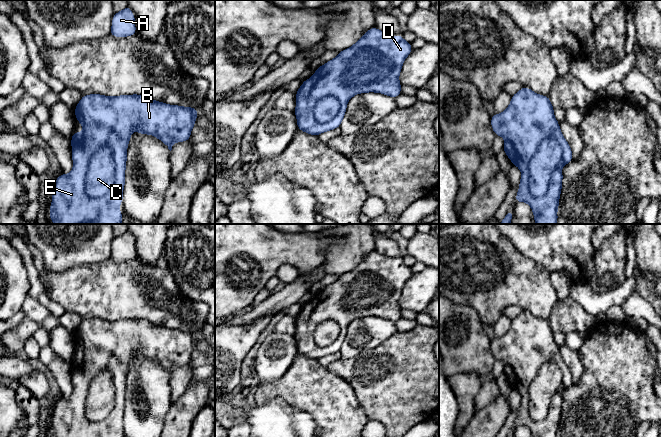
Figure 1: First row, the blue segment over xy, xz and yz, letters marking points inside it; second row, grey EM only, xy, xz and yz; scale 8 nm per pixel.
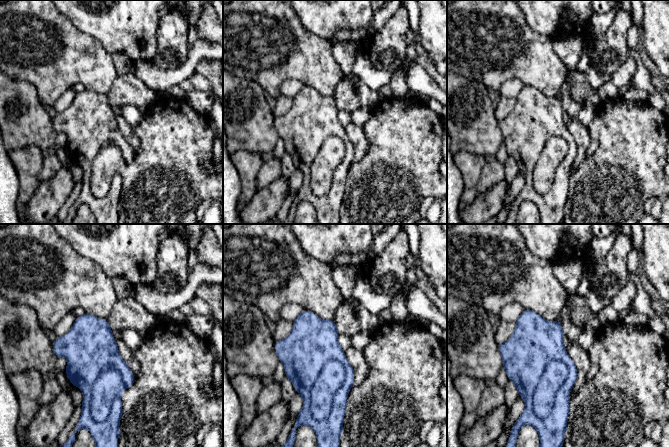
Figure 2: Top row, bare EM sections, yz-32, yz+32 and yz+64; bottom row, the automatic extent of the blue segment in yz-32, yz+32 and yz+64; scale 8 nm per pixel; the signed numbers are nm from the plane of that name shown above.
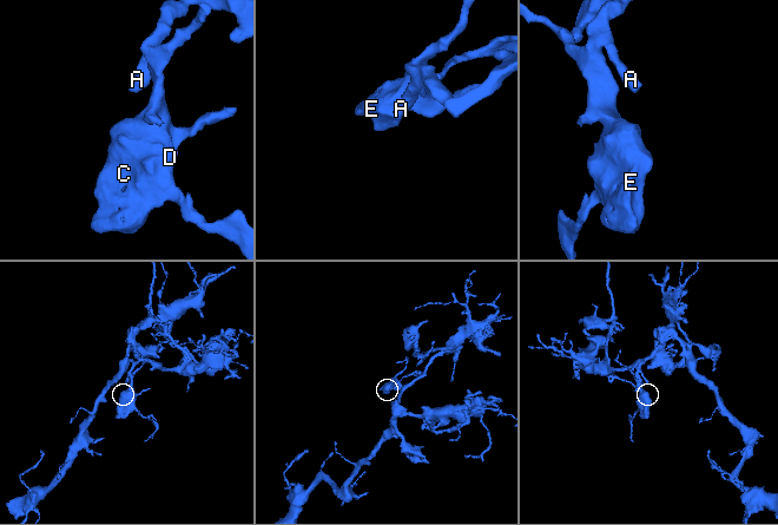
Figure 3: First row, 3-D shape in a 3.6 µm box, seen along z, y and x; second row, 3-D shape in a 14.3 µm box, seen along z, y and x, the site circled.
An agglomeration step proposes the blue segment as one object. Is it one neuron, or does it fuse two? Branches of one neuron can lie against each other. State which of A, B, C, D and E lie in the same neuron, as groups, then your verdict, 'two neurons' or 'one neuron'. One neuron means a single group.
A B D E / C; two neurons

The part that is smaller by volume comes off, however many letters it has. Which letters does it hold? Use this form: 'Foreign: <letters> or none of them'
Foreign: C

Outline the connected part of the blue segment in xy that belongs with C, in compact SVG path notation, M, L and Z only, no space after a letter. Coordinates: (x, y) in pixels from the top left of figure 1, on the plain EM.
M109 370L100 372L90 383L85 405L85 416L92 422L104 420L112 411L115 386Z

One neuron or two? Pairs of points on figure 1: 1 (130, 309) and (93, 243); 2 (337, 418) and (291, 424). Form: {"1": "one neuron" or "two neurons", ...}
{"1": "two neurons", "2": "two neurons"}

